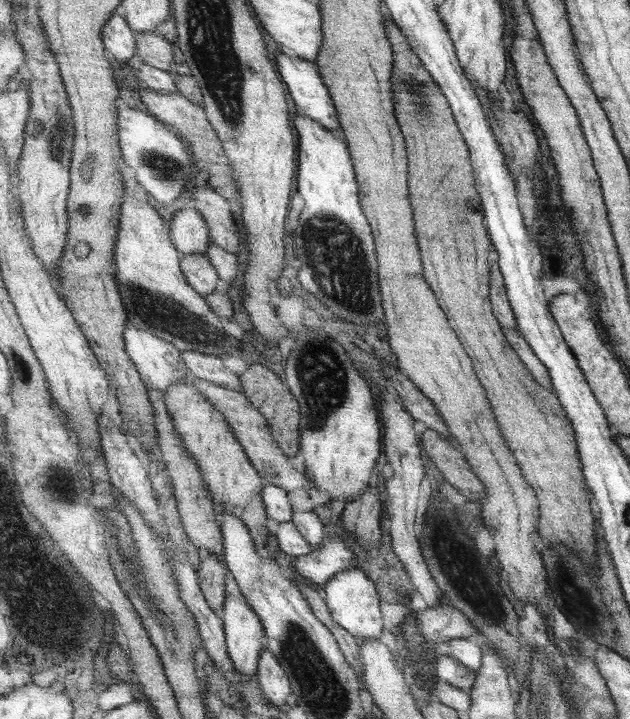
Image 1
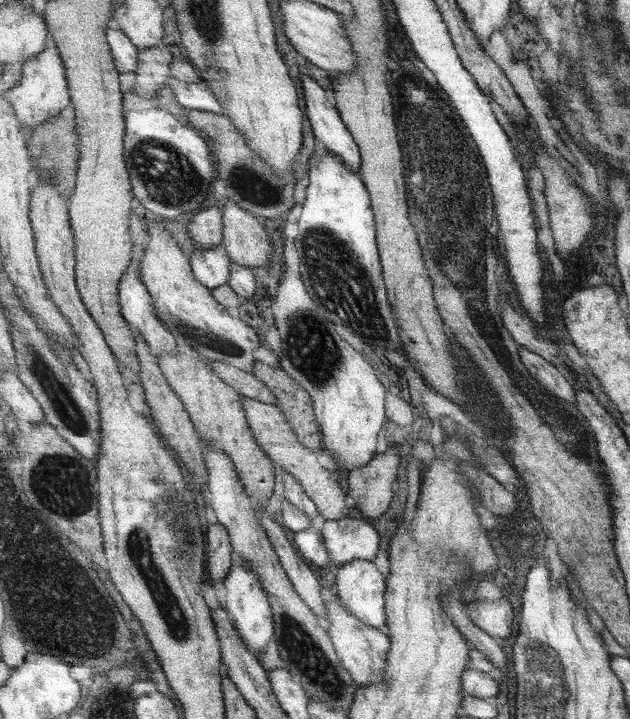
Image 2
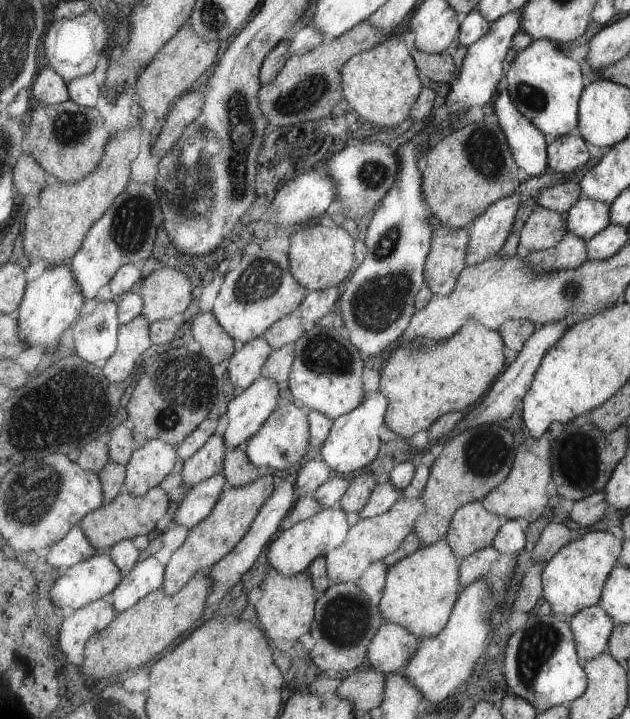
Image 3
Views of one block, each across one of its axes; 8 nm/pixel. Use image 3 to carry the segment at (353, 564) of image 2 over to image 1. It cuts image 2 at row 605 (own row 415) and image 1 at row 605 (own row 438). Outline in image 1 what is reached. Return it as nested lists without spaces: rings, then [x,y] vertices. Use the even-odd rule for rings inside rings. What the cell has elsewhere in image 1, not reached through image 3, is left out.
[[[352,567],[346,571],[336,574],[323,587],[327,597],[327,607],[333,614],[332,618],[349,631],[357,641],[375,641],[381,636],[381,632],[385,630],[383,626],[383,612],[381,612],[381,598],[378,587],[362,568]]]

